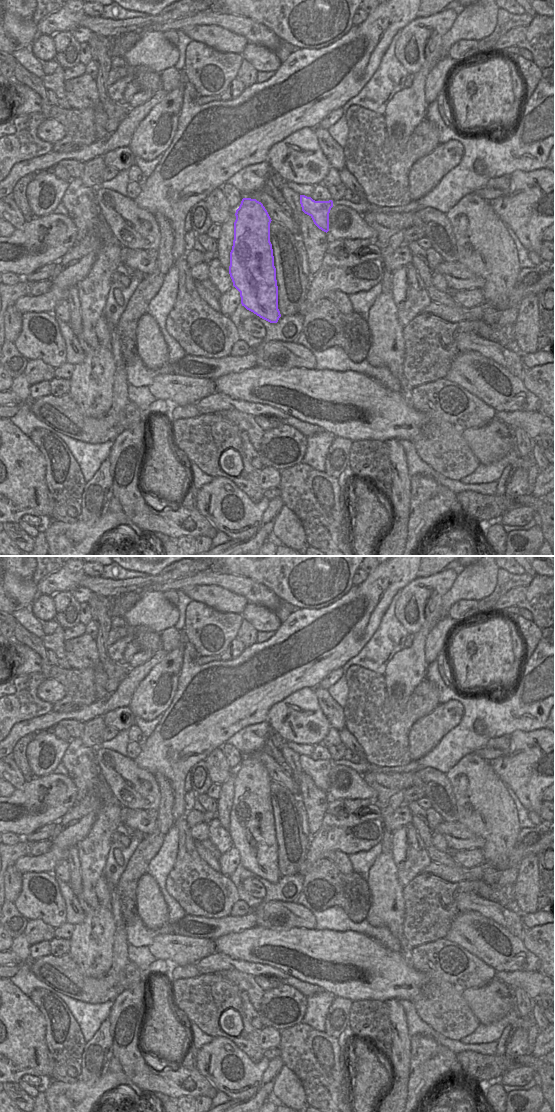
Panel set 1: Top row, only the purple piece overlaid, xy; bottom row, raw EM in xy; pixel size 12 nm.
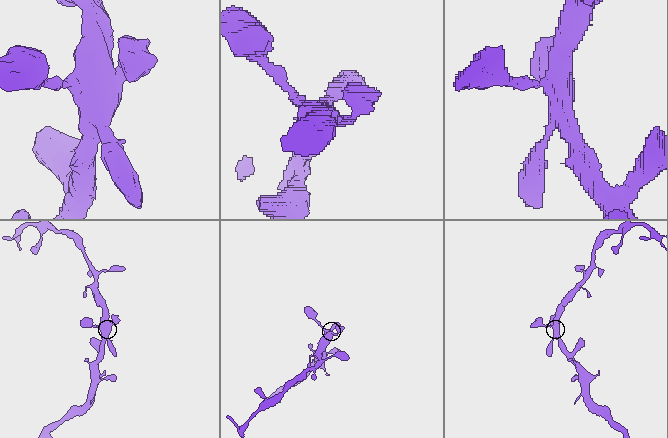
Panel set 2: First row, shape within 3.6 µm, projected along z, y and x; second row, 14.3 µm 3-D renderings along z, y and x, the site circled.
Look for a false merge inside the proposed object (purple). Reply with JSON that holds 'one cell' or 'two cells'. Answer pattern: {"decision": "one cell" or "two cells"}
{"decision": "one cell"}

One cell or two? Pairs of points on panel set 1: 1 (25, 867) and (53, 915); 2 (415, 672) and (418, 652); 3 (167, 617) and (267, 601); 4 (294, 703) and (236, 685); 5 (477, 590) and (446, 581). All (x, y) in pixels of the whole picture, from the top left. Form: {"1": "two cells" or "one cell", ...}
{"1": "two cells", "2": "one cell", "3": "two cells", "4": "two cells", "5": "two cells"}

